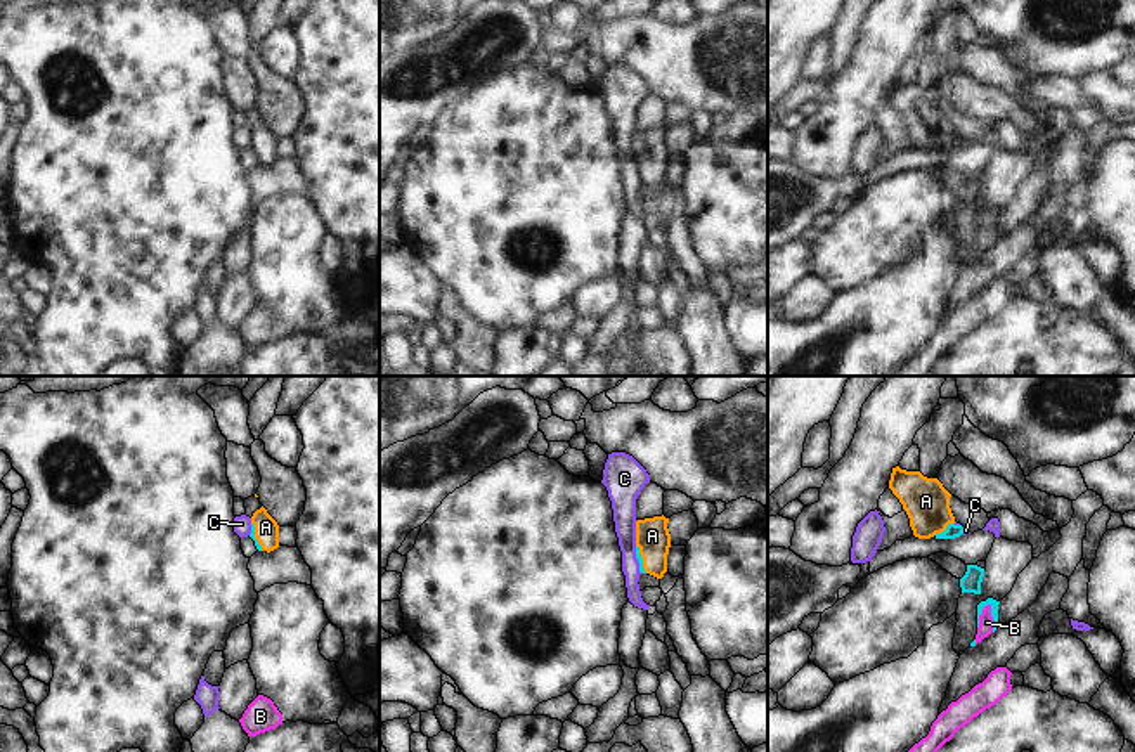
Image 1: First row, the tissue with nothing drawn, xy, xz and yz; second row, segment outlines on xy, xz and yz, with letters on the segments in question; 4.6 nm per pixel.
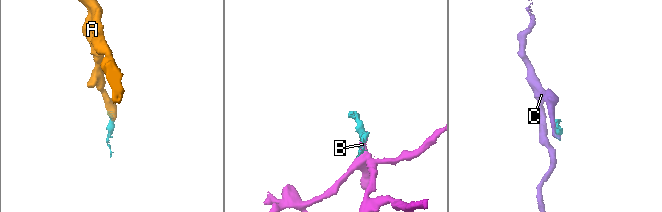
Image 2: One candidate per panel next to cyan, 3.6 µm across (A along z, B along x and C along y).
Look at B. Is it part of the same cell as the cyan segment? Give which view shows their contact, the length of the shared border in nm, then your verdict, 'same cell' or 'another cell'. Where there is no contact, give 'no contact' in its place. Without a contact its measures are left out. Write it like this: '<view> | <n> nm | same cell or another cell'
yz | 140 nm | same cell

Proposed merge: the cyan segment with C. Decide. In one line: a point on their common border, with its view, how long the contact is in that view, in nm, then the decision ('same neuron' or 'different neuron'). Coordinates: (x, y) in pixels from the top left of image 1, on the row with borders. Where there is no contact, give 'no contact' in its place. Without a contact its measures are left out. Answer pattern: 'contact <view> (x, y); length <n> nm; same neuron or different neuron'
contact xz (638, 560); length 130 nm; different neuron

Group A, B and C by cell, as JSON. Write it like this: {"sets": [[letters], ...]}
{"sets": [["A", "B"], ["C"]]}

